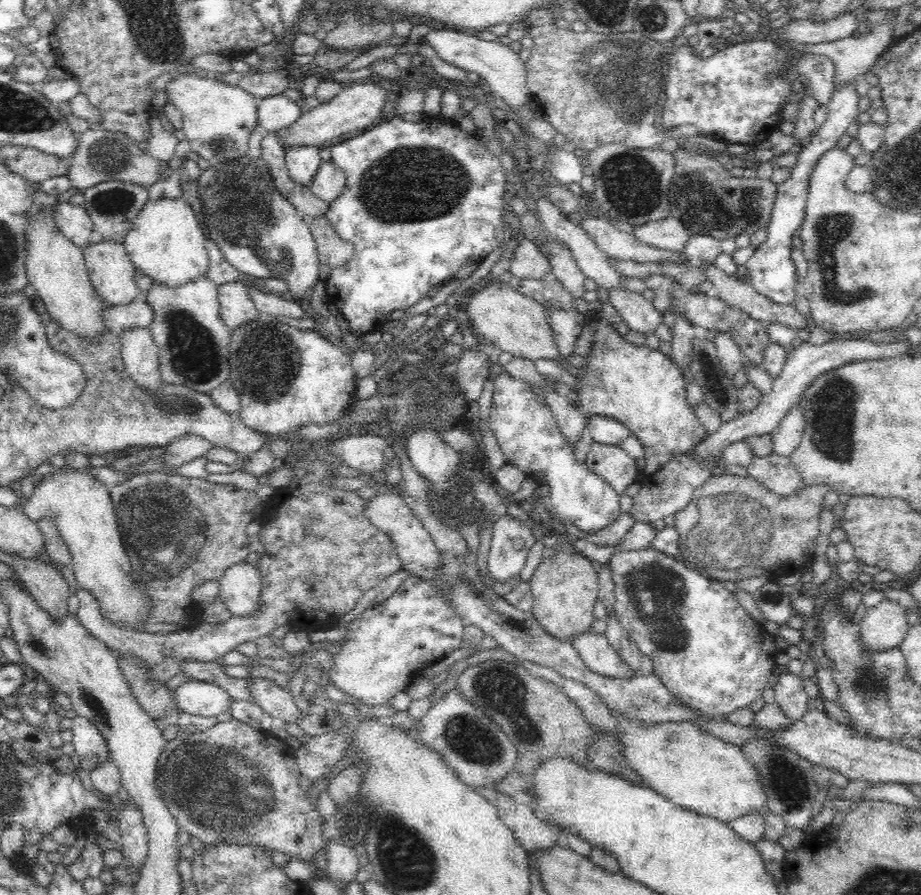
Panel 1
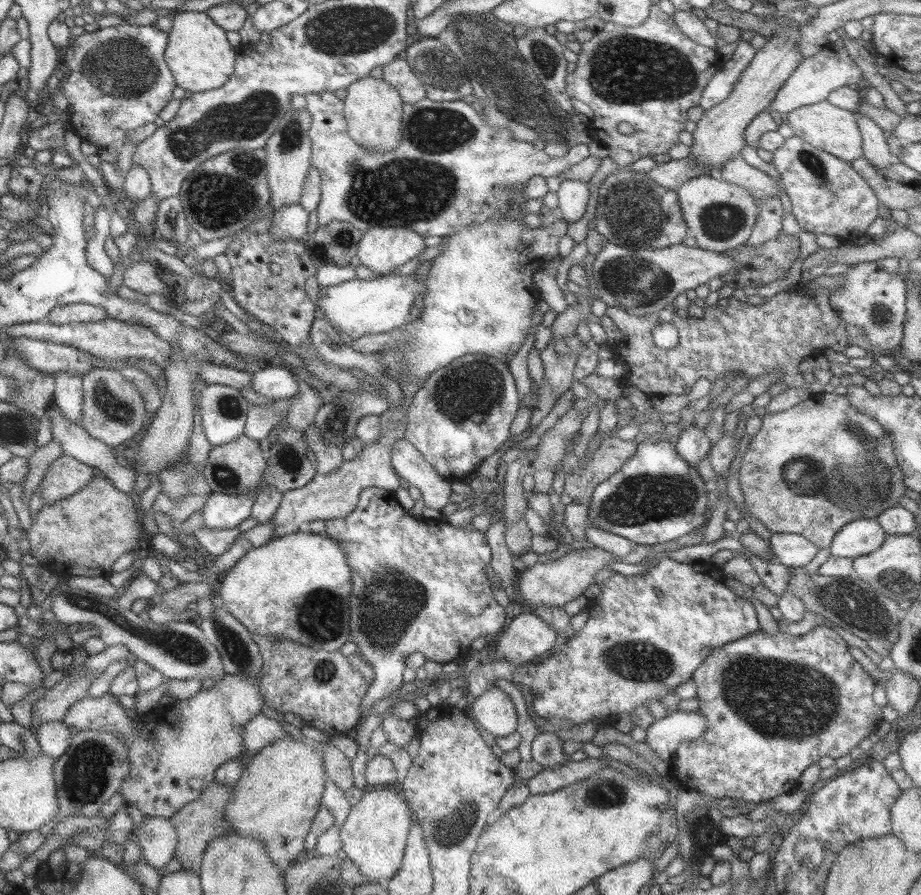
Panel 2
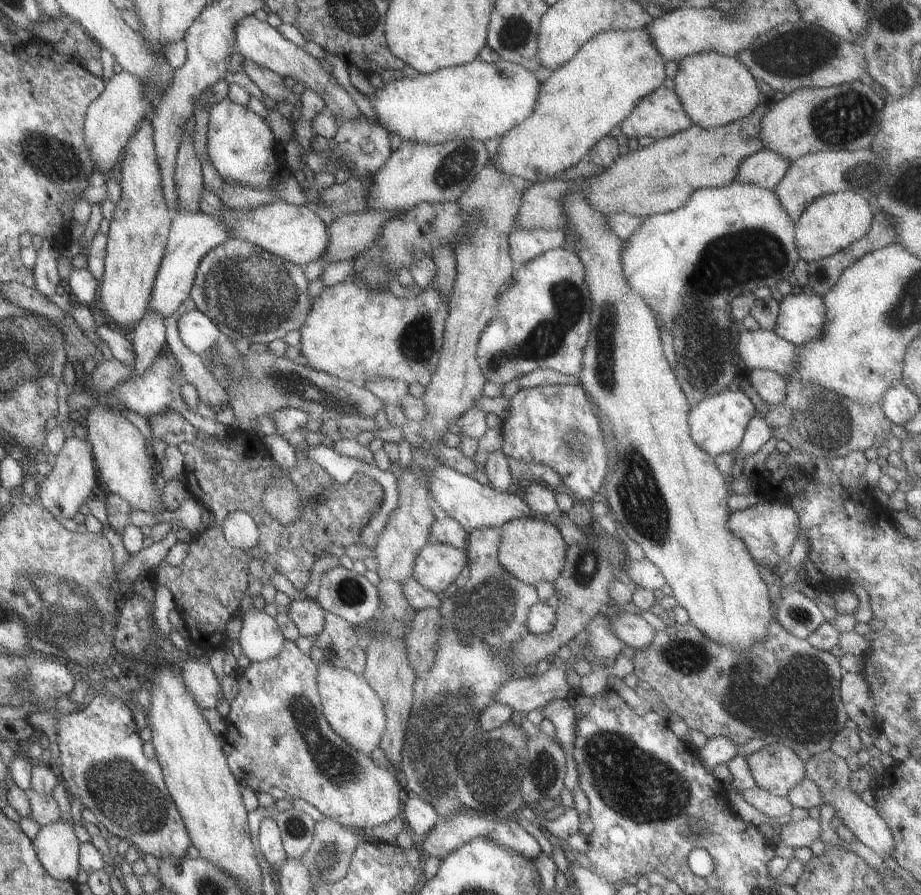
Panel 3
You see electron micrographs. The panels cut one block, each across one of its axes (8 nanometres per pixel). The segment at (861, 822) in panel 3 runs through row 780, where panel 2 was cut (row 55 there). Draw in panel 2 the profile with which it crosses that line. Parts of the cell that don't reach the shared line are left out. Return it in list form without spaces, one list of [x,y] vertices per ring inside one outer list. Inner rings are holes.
[[[825,46],[819,53],[815,53],[813,57],[805,58],[797,64],[797,68],[783,83],[767,109],[778,117],[781,114],[791,112],[794,108],[826,101],[827,96],[835,88],[855,84],[860,80],[860,77],[859,68],[849,59],[844,48],[835,49]]]

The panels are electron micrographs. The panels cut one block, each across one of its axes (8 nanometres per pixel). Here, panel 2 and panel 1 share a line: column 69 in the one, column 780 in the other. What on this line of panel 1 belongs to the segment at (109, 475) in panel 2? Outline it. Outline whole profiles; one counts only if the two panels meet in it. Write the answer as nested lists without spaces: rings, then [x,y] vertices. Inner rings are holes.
[[[796,404],[790,412],[782,418],[780,424],[771,432],[772,452],[776,456],[789,458],[794,450],[801,445],[805,422],[802,411]]]

